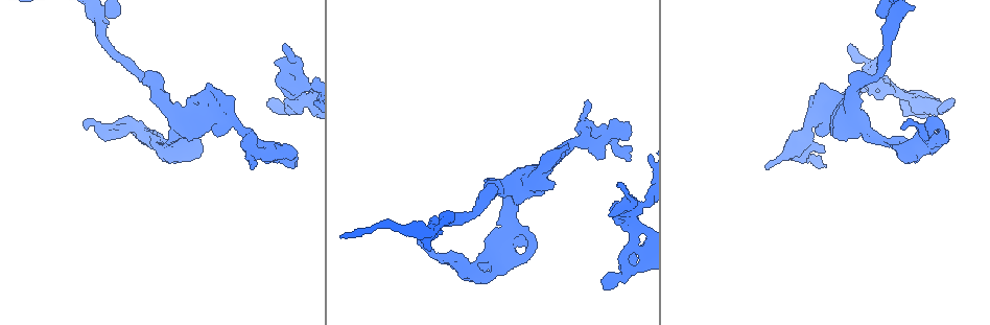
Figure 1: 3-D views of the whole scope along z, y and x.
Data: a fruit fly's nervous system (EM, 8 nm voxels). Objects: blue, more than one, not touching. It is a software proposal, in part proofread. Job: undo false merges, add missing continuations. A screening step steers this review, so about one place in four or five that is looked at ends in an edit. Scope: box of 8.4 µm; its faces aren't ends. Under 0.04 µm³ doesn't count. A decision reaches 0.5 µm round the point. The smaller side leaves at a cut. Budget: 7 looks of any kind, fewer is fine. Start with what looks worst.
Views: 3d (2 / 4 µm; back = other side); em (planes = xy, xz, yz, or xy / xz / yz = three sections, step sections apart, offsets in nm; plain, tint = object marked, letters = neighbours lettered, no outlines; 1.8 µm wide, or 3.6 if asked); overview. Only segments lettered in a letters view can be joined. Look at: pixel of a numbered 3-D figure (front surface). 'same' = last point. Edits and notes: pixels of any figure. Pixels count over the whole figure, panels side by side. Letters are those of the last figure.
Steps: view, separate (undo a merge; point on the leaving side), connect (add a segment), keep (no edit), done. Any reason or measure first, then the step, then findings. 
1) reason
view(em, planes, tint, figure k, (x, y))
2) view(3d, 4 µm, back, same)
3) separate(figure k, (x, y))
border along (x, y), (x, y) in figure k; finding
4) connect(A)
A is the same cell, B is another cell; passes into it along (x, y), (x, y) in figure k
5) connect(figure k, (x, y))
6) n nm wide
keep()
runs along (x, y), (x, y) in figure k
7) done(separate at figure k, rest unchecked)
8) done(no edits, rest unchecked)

an open end
view(3d, 4 µm, back, figure 1, (903, 127))

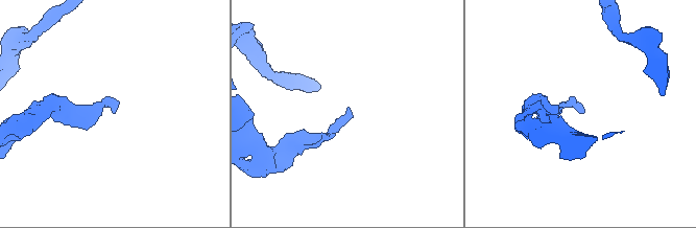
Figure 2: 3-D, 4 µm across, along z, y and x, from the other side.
view(em, xy, step 8, tint, figure 2, (583, 108))

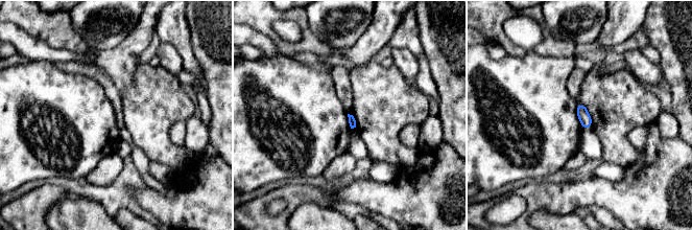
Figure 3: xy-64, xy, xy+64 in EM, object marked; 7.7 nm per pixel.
view(em, yz, step 16, letters, same)

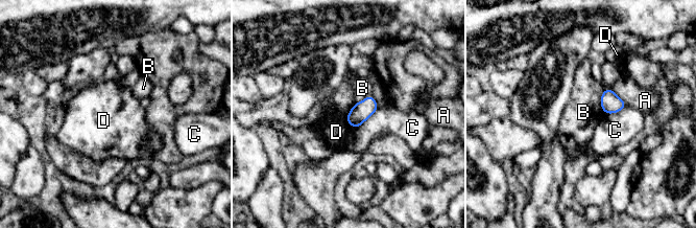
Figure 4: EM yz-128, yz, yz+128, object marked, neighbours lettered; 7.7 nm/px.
150 nm wide
keep()
A, B, C and D are other cells; none of them fits

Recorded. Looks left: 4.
free end
view(3d, 2 µm, figure 1, (283, 45))

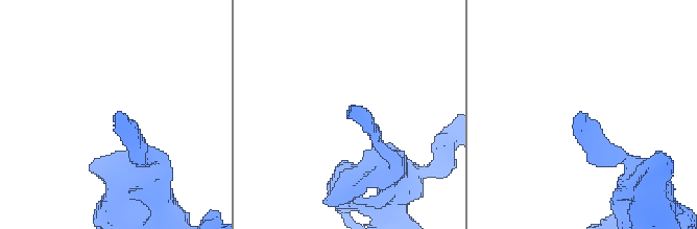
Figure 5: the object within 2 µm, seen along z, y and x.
view(em, 3.6 µm, planes, tint, figure 5, (347, 113))

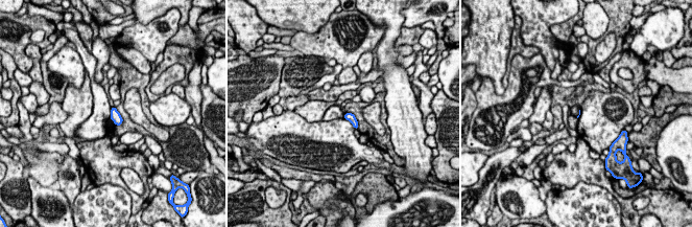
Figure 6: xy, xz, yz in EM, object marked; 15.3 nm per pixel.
view(em, 3.6 µm, planes, letters, same)

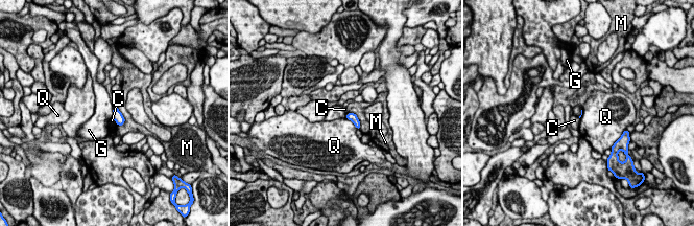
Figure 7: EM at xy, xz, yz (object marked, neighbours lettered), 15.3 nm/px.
keep()
C, G, M and Q are other cells; border along (114, 108), (111, 117) in figure 7; none of them fits

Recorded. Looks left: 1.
done(no edits, rest unchecked)

